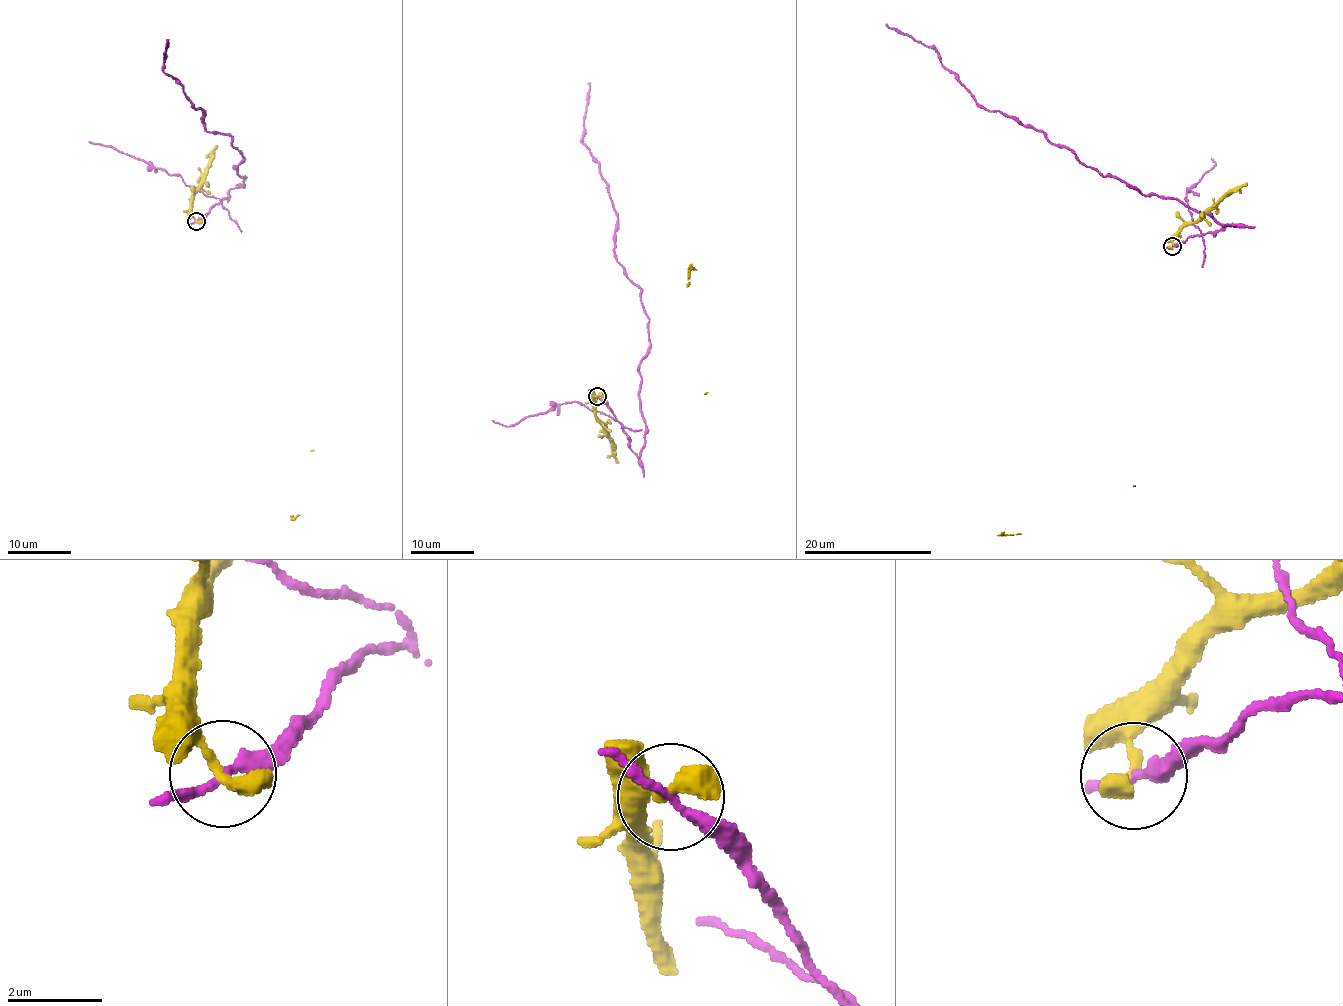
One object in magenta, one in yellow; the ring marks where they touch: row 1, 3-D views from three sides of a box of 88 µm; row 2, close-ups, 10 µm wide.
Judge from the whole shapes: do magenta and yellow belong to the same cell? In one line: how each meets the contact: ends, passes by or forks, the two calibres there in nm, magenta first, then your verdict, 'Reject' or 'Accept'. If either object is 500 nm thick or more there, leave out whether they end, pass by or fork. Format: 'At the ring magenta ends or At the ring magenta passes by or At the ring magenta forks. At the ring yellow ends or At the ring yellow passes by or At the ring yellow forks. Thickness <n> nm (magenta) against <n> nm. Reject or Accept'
At the ring magenta passes by. At the ring yellow ends. Thickness 200 nm (magenta) against 440 nm. Reject

